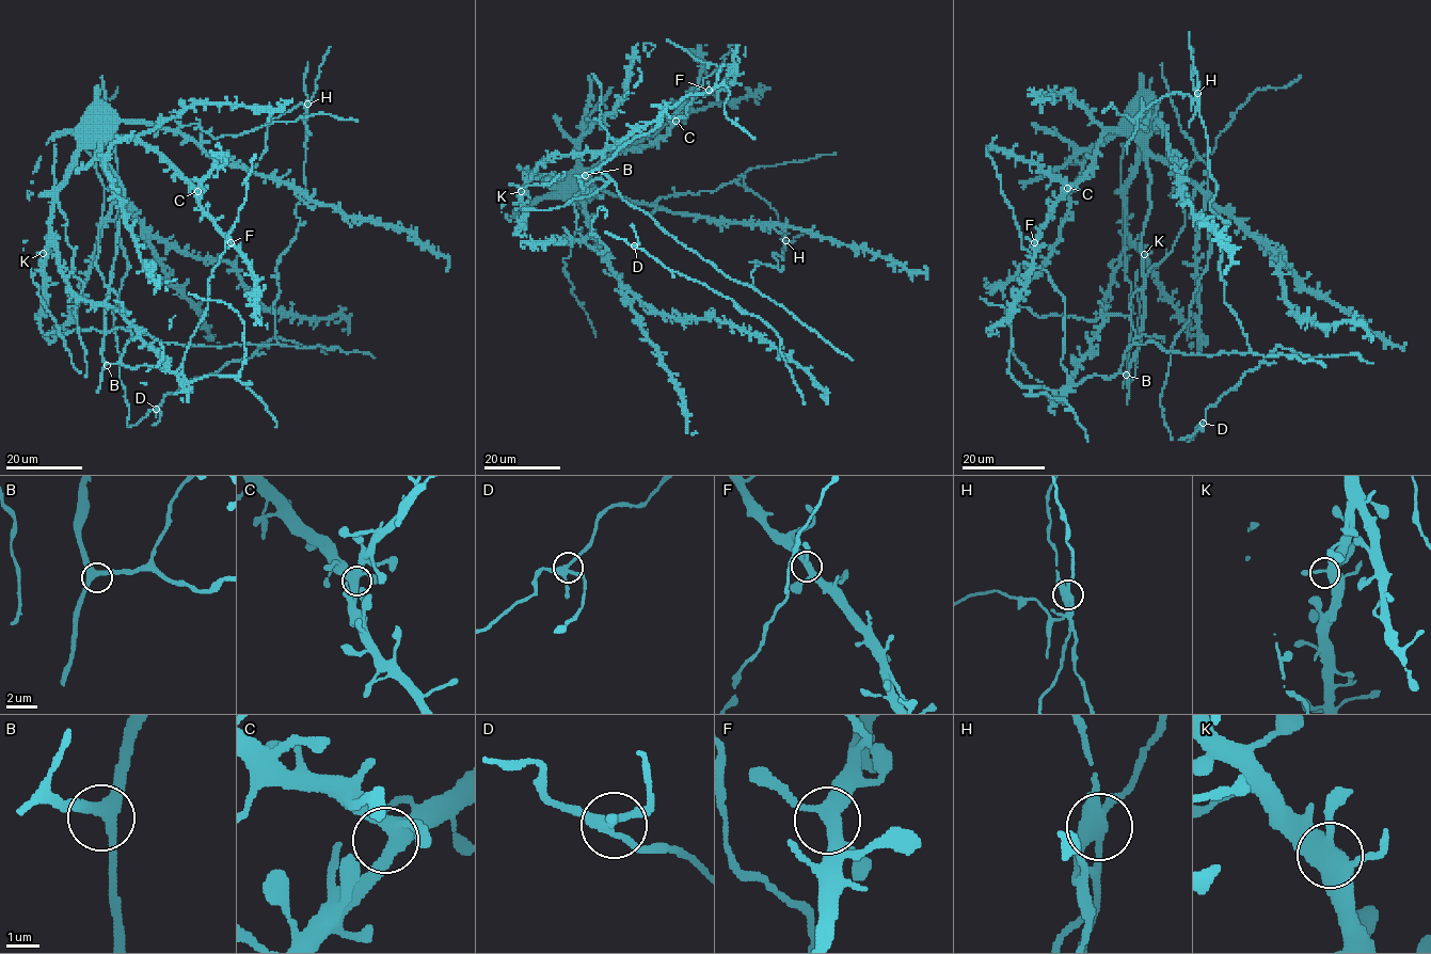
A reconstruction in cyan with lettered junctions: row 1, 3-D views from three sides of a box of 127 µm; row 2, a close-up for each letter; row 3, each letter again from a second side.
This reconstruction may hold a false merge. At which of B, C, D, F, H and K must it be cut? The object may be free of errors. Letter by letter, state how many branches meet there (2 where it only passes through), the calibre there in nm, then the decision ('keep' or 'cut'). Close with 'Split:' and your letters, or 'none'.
B: 3 | 340 nm | keep
C: 4 | 440 nm | keep
D: 4 | 280 nm | keep
F: 4 | 380 nm | keep
H: 4 | 360 nm | cut
K: 4 | 360 nm | keep
Split: H

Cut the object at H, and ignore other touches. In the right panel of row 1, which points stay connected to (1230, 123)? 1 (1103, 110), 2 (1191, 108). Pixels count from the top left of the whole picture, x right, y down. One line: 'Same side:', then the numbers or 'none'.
Same side: none

